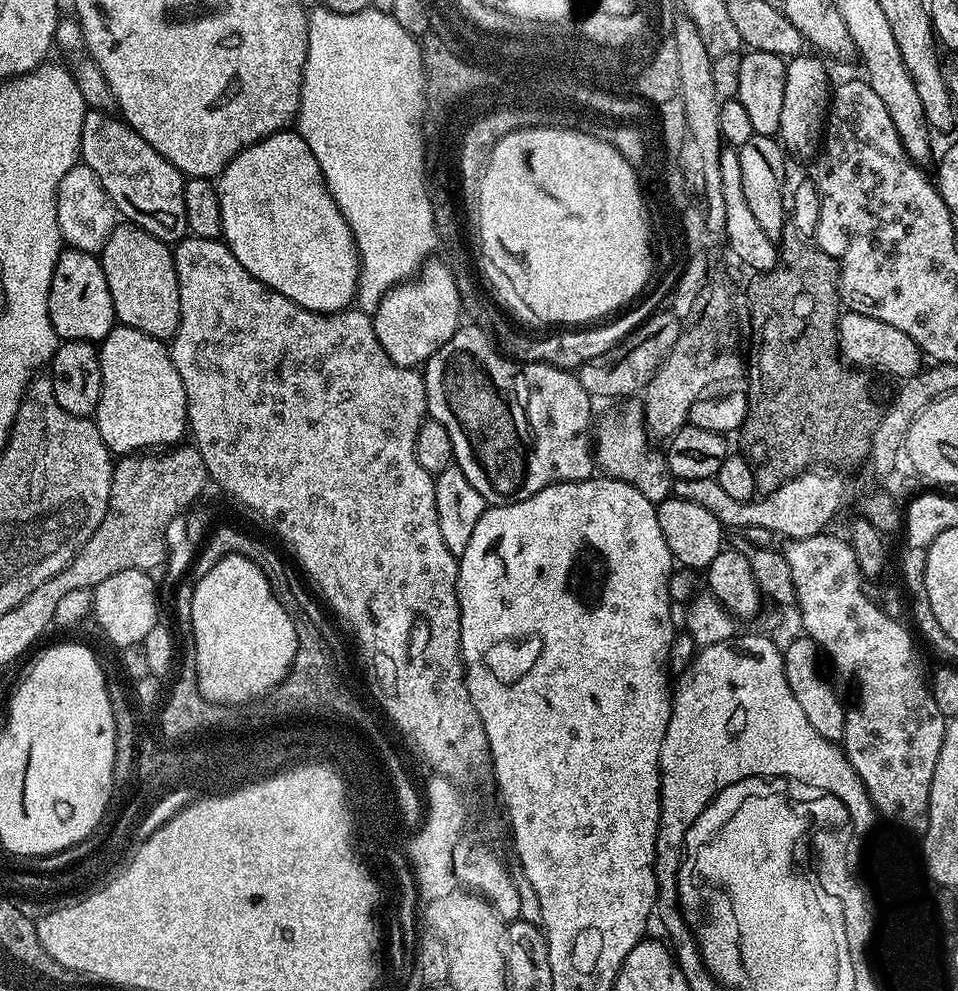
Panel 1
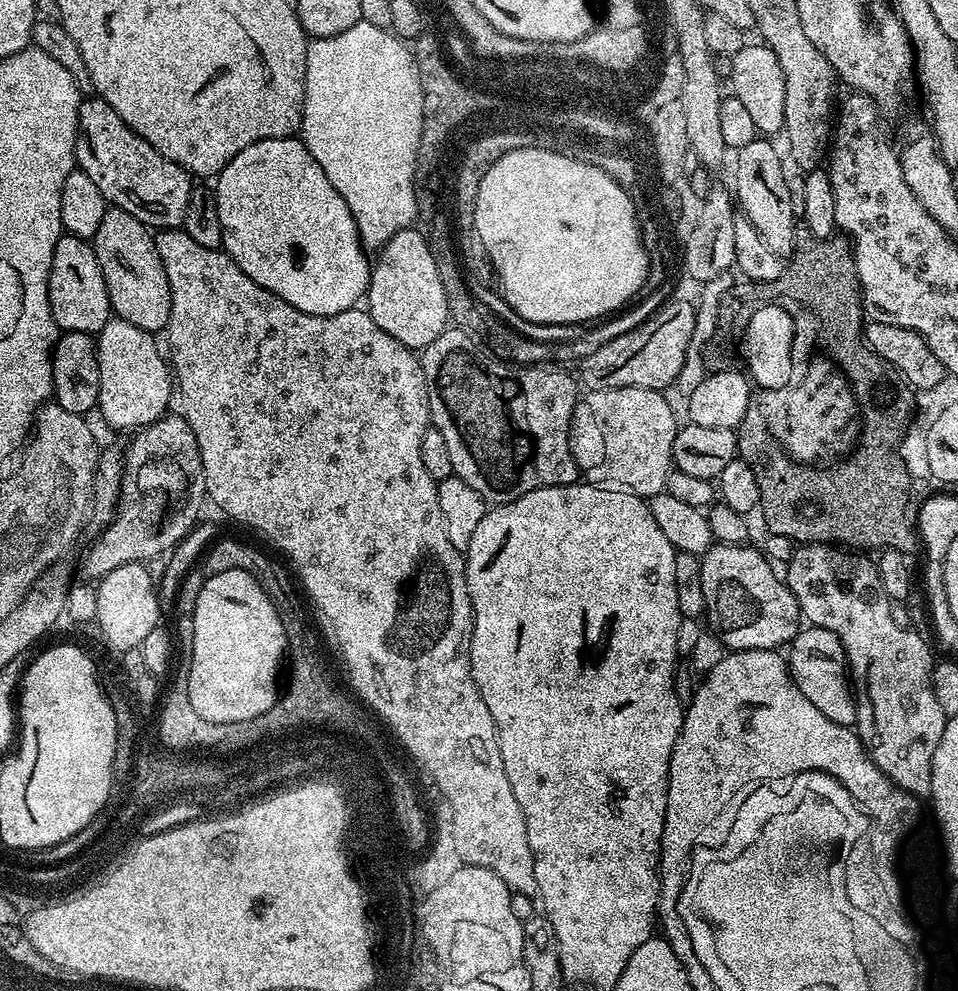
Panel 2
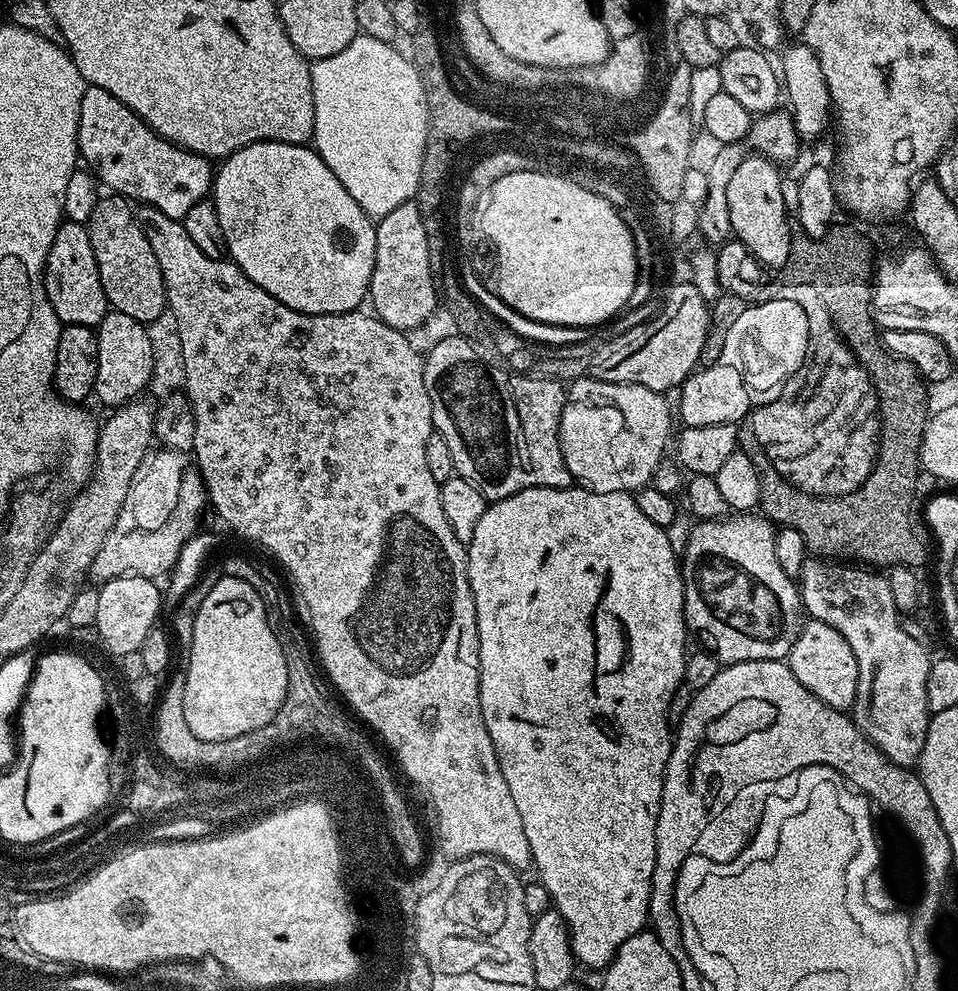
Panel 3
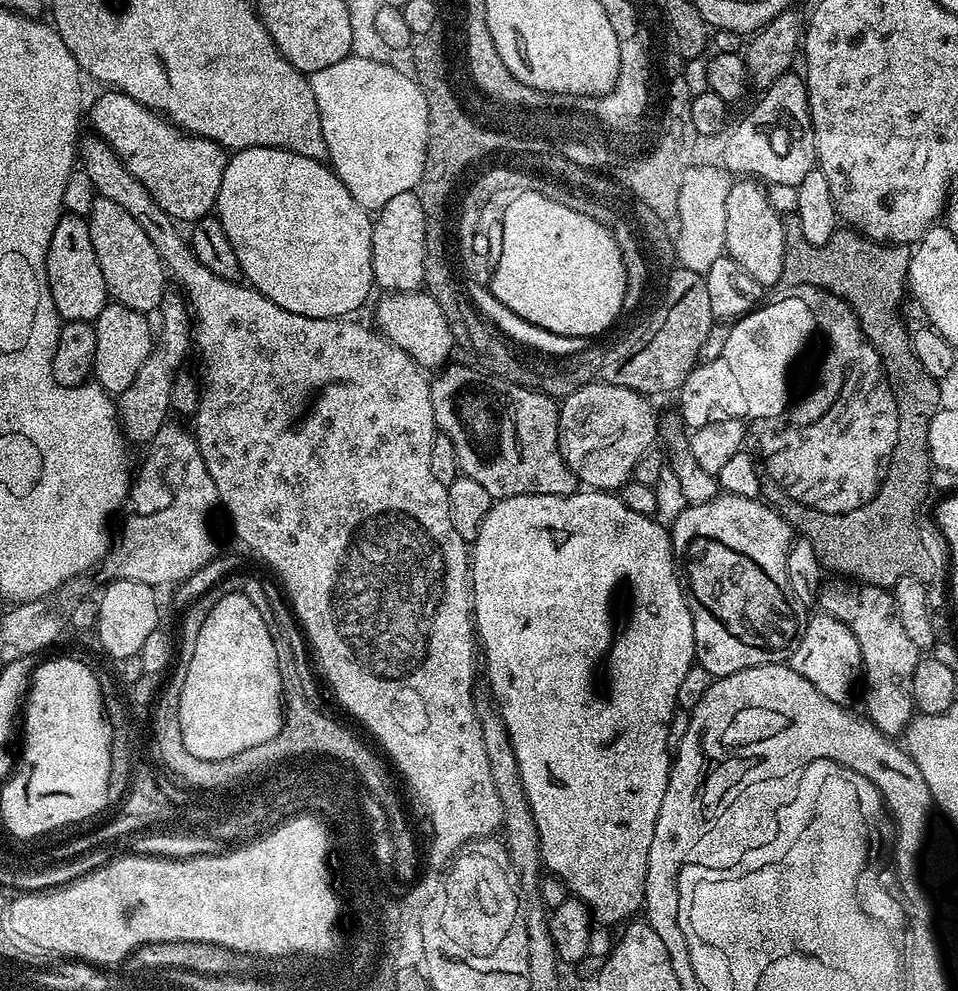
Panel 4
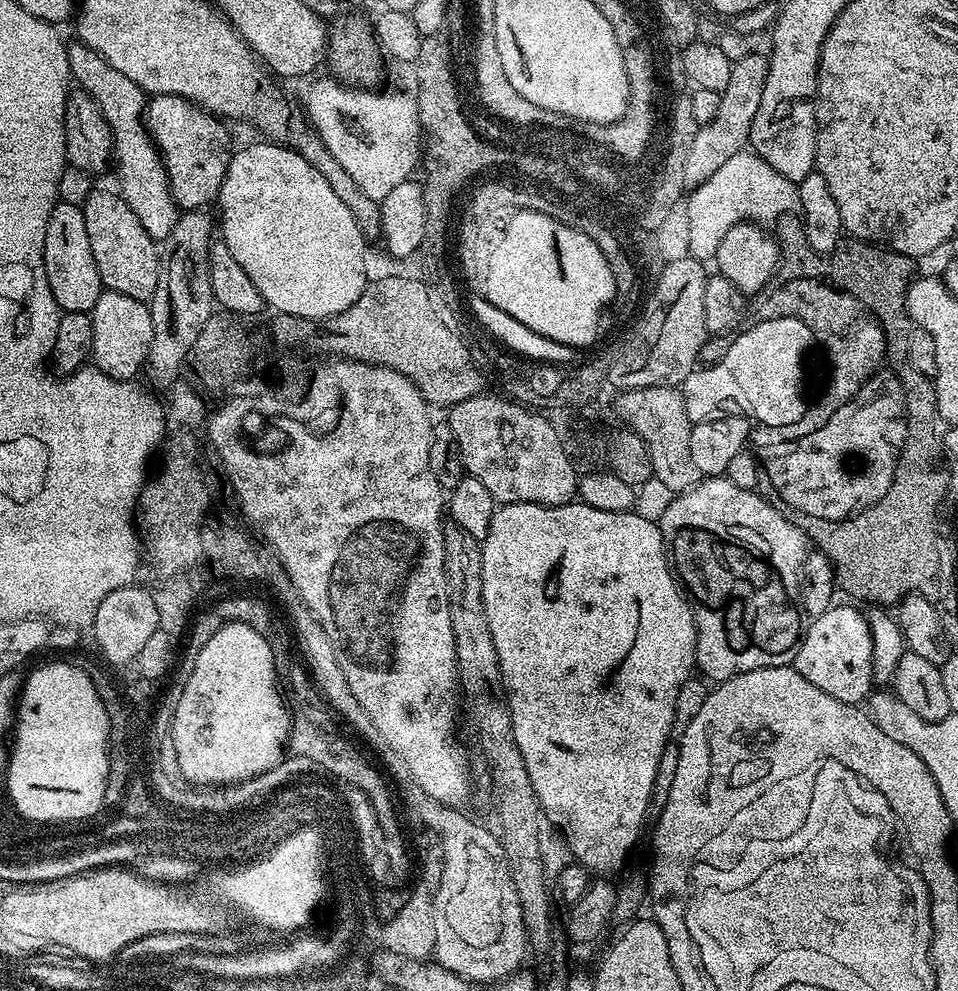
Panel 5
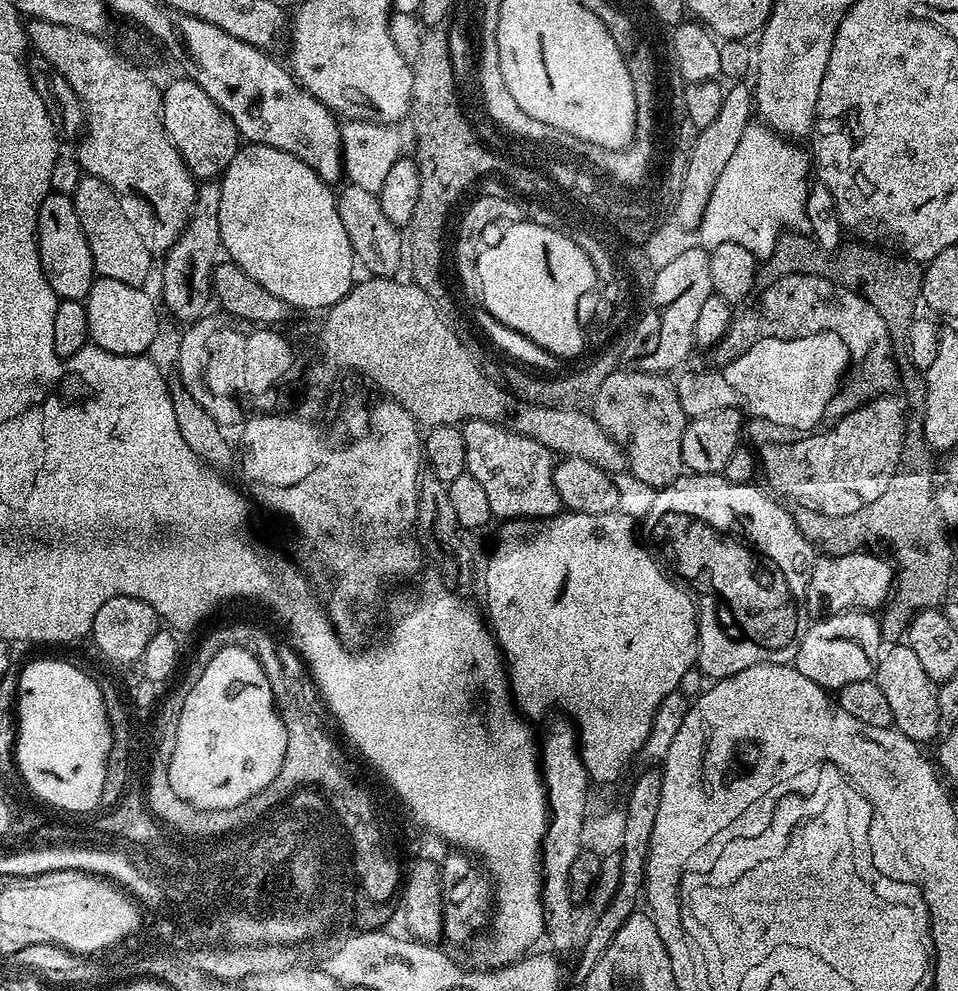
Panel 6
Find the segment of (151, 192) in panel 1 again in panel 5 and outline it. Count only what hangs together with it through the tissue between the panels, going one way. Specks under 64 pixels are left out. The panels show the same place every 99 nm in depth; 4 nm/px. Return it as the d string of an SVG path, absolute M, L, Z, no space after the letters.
M156 94L146 104L146 127L160 151L164 169L168 171L168 189L176 199L177 209L207 209L208 203L219 197L226 170L232 161L234 143L228 133L229 125L186 98Z

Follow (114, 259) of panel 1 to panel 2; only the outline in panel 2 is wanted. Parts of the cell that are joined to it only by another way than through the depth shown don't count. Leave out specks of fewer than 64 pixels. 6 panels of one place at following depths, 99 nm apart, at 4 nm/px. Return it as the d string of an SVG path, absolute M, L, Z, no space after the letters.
M108 206L105 207L102 222L90 243L106 282L113 313L144 332L163 333L168 327L172 299L162 258L158 258L155 235L145 224L138 222L134 214L126 214L126 210Z

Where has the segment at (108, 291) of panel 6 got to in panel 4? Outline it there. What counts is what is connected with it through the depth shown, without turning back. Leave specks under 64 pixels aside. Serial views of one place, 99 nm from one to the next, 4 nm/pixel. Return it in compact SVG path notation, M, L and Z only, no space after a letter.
M110 302L98 314L94 322L96 330L96 349L94 350L95 383L104 388L109 394L119 394L134 382L142 362L152 353L154 343L154 328L148 325L149 317L138 310L130 310L121 304Z

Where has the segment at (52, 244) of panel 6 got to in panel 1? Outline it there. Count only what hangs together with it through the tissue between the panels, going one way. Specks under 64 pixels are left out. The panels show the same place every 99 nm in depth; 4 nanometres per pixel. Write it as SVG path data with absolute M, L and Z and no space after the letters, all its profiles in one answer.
M65 247L61 251L58 262L52 271L52 281L48 291L48 313L52 329L61 341L90 340L102 342L110 334L110 330L117 327L114 302L110 298L110 286L106 286L106 274L102 270L99 259L91 252L83 252L77 248Z

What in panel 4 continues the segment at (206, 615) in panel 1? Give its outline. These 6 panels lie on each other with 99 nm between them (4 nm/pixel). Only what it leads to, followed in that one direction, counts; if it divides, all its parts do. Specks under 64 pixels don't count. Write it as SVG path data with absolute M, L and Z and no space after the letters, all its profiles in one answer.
M233 590L229 596L223 597L221 595L217 599L216 605L210 610L206 622L202 622L202 630L198 630L198 638L194 642L194 654L190 658L190 664L186 671L185 685L182 686L182 694L175 706L175 712L180 723L180 729L182 730L182 742L186 746L186 750L190 750L190 754L198 759L230 759L244 750L249 750L251 747L266 743L266 741L274 738L274 734L278 734L278 730L283 726L282 682L280 681L280 671L278 670L278 654L274 650L274 638L270 638L270 630L258 610L256 601L245 596L243 592Z

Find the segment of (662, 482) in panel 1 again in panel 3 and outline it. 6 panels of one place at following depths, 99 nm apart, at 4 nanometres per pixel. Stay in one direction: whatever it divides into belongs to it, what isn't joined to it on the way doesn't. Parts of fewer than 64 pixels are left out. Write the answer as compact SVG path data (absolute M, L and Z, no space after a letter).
M583 378L584 380L576 380L566 388L566 399L564 401L564 409L562 410L562 418L560 419L560 445L562 446L562 458L566 462L566 466L570 470L573 481L579 487L589 488L592 492L627 492L635 494L641 488L647 488L653 483L653 476L660 468L660 464L666 459L666 453L670 448L670 437L672 432L672 420L674 424L674 412L668 409L668 404L663 395L654 390L650 390L646 386L638 386L637 384L615 384L614 382L602 382L601 380L593 380L591 378Z

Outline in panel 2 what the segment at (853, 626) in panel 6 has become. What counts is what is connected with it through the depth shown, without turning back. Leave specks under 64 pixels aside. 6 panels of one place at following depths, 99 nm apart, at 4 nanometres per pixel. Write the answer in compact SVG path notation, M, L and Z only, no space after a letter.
M801 627L786 652L786 663L792 680L806 694L811 705L830 720L844 728L852 728L856 722L856 701L850 687L848 659L838 634L830 634L825 628Z

